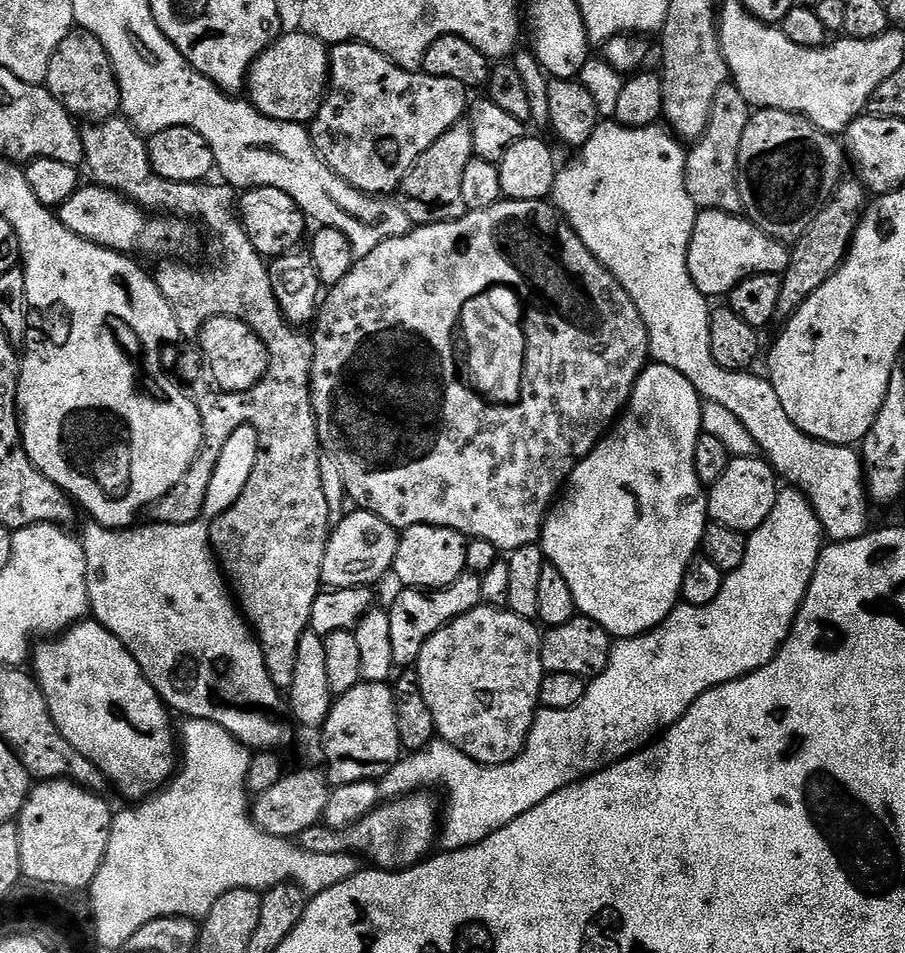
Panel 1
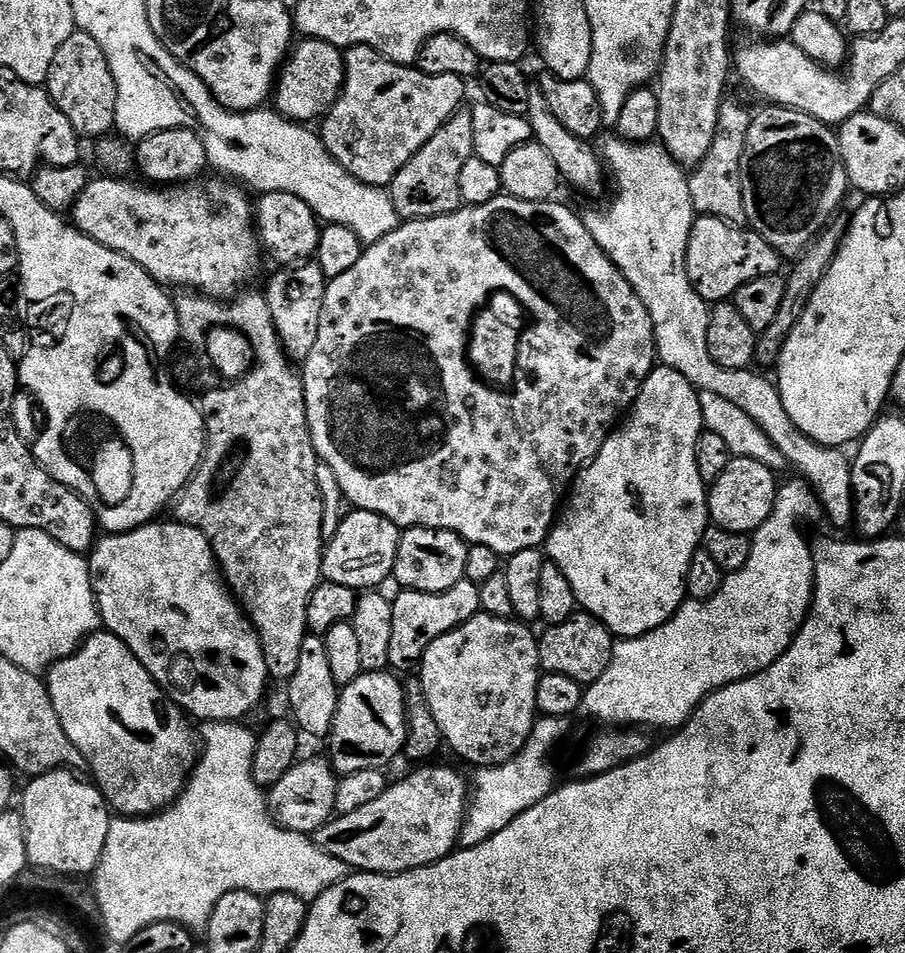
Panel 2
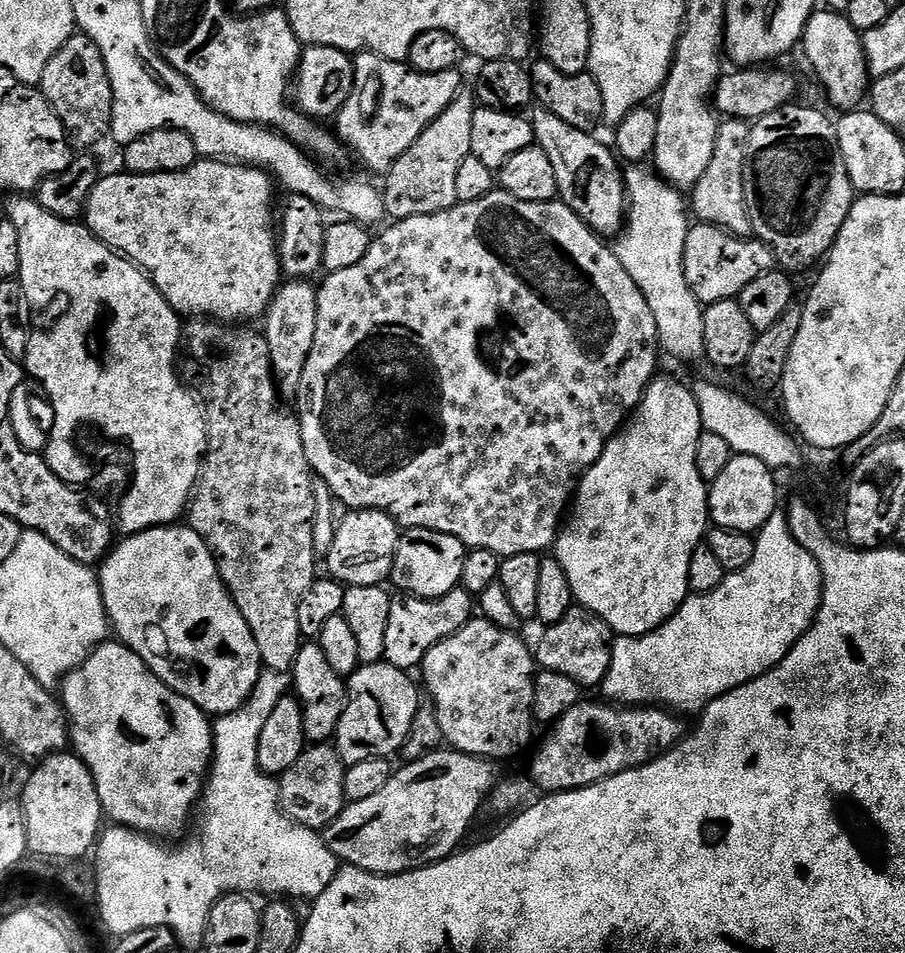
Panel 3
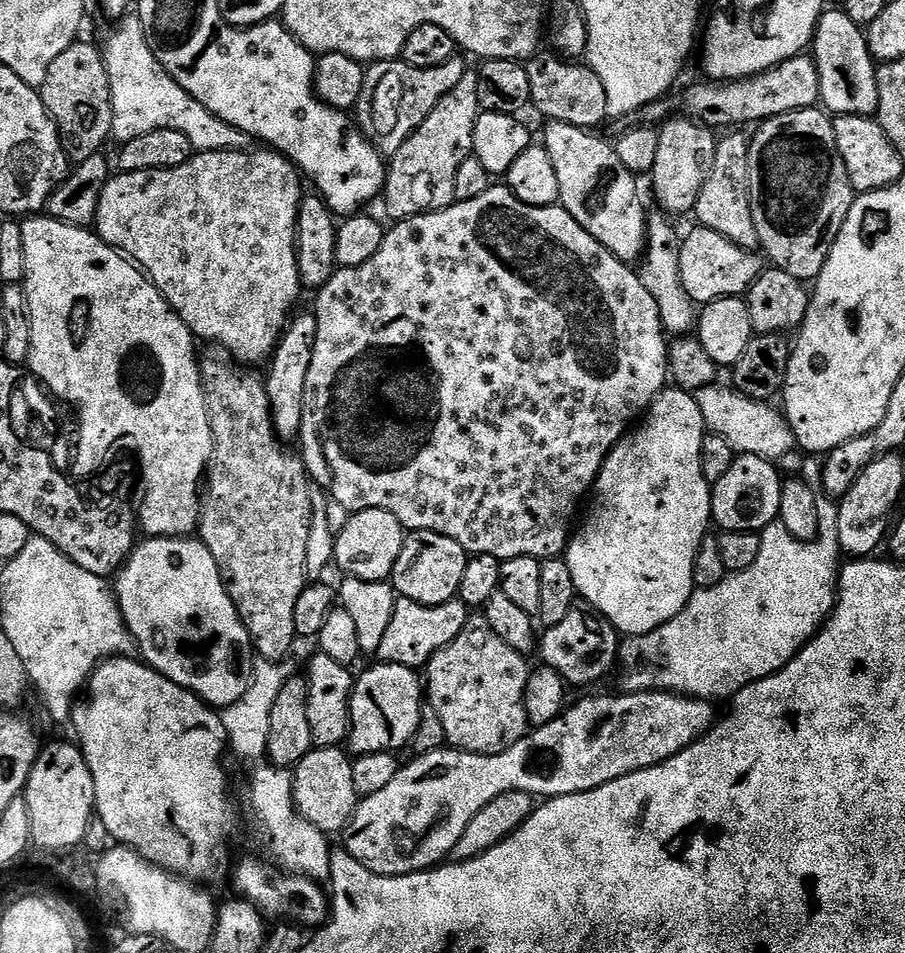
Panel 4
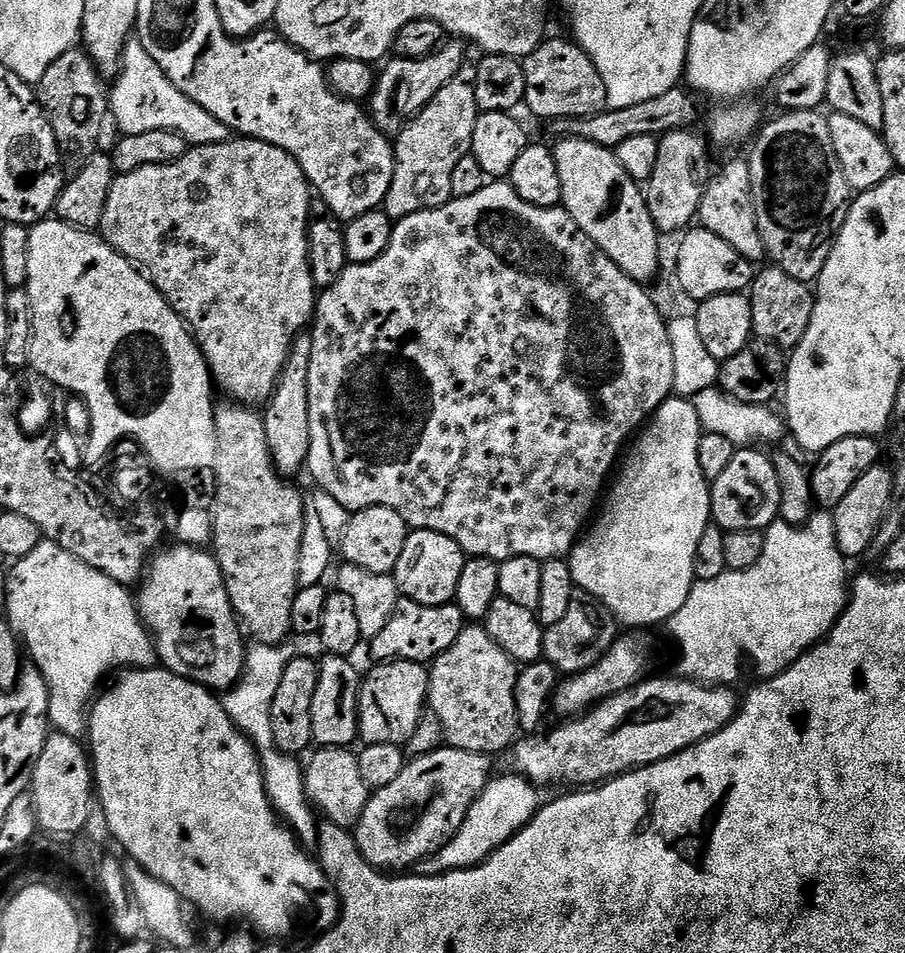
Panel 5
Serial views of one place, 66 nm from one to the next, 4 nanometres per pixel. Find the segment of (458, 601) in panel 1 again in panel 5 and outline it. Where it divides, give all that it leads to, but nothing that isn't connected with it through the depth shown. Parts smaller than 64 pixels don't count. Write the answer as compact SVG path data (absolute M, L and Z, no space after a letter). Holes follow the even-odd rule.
M401 598L390 622L386 622L386 627L370 642L373 661L405 660L425 666L431 665L442 653L450 650L454 642L458 642L458 634L462 634L465 626L466 618L454 602L442 606L422 606L413 600Z

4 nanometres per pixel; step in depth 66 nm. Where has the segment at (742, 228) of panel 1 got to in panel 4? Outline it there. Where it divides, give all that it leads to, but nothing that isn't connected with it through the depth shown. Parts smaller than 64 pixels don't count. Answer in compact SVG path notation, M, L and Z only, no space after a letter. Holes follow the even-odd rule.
M693 227L688 237L679 241L678 274L682 290L697 306L714 302L727 296L744 296L752 289L752 284L763 274L766 264L759 251L751 252L742 246L734 246L730 238L714 234L714 230Z

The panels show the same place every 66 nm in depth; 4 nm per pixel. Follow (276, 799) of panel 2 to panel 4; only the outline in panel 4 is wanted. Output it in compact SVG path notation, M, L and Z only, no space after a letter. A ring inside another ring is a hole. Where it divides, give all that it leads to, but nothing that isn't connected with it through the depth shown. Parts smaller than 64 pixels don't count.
M343 747L313 748L292 772L292 801L297 812L310 822L310 826L325 834L343 833L356 812L358 797L354 790L352 762L353 757Z

